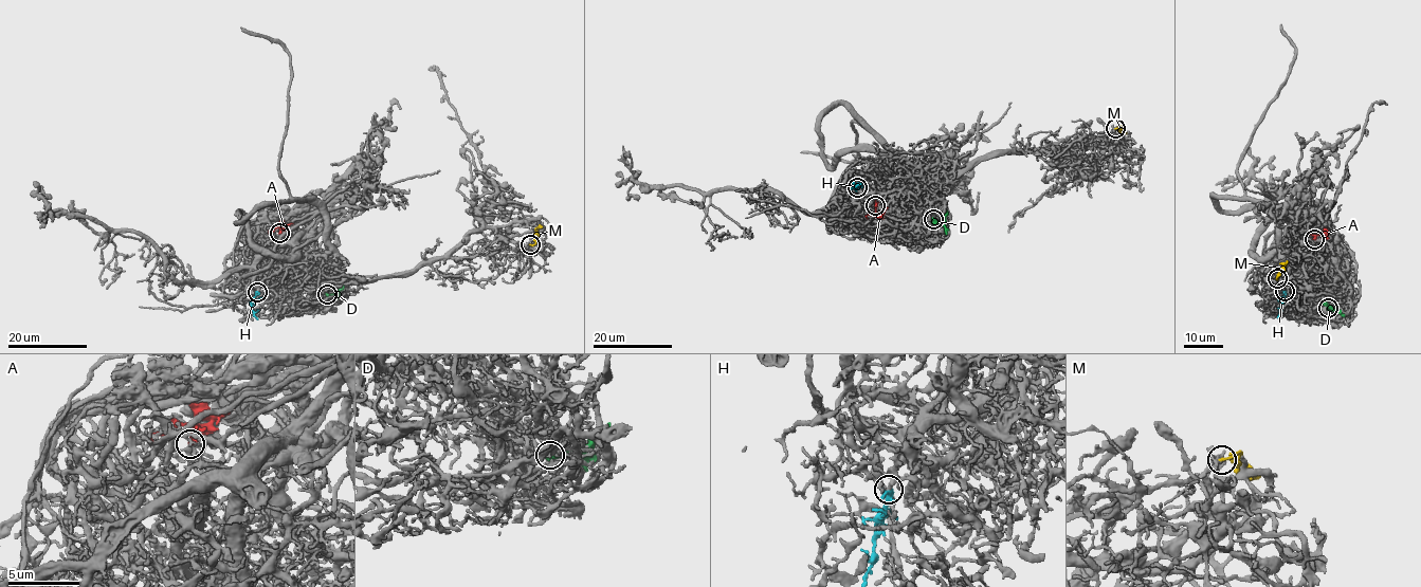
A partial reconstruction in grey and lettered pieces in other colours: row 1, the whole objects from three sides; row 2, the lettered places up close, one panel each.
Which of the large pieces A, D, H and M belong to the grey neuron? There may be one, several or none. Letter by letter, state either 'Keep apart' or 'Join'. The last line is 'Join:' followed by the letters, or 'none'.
A: Join
D: Keep apart
H: Join
M: Keep apart
Join: A, H

